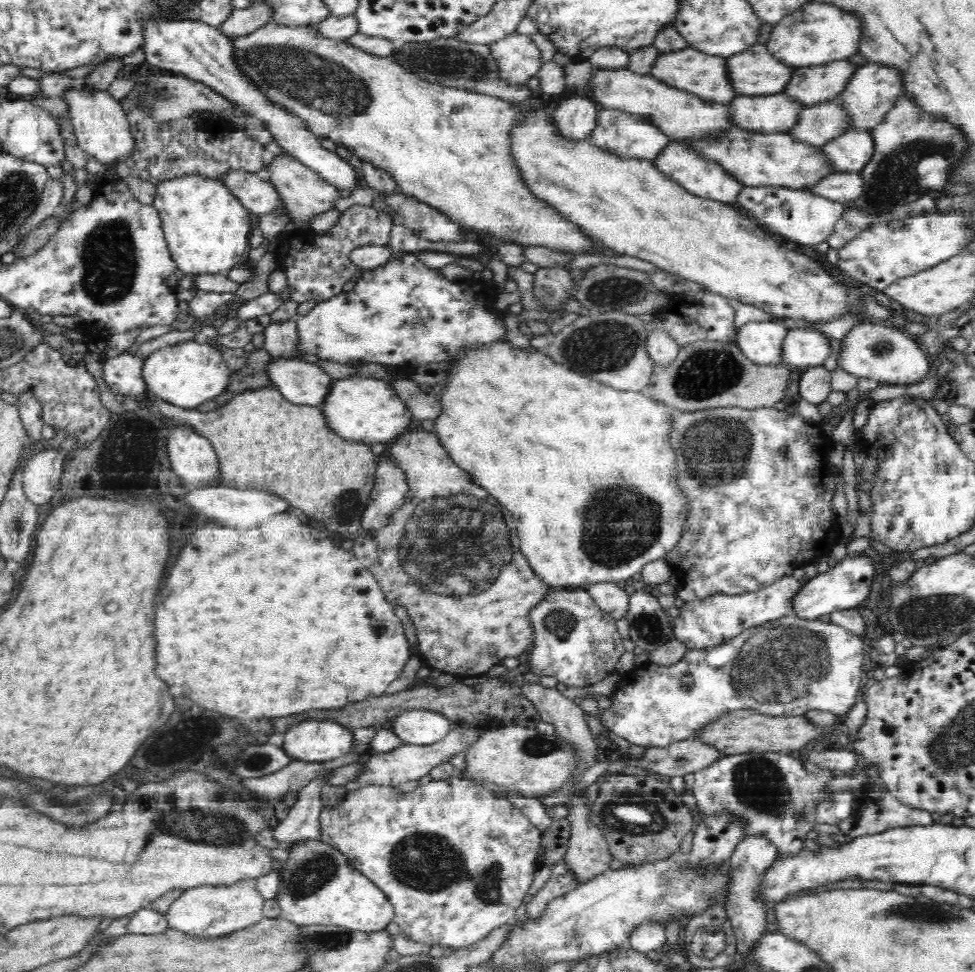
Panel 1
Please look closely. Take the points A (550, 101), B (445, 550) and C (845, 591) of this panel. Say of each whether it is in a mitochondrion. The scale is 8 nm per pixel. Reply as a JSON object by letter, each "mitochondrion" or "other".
{"A":"other","B":"mitochondrion","C":"other"}

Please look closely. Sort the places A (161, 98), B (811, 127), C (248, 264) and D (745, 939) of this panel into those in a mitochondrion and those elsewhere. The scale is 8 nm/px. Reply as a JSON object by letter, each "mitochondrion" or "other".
{"A":"mitochondrion","B":"other","C":"other","D":"other"}

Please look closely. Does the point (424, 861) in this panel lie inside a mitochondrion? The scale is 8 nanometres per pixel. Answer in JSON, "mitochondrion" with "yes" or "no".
{"mitochondrion":"yes"}

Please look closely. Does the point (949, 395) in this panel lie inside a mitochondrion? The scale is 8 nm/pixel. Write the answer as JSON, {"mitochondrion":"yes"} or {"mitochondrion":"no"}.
{"mitochondrion":"no"}

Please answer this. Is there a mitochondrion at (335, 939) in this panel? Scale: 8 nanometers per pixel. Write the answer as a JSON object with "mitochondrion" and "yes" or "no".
{"mitochondrion":"yes"}

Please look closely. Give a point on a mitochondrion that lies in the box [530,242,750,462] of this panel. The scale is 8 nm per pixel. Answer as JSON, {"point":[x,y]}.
{"point":[606,344]}

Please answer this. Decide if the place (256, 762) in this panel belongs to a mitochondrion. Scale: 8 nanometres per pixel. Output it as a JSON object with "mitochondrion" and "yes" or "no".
{"mitochondrion":"no"}

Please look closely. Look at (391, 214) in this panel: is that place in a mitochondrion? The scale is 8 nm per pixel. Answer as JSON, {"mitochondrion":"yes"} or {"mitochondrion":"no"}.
{"mitochondrion":"no"}

